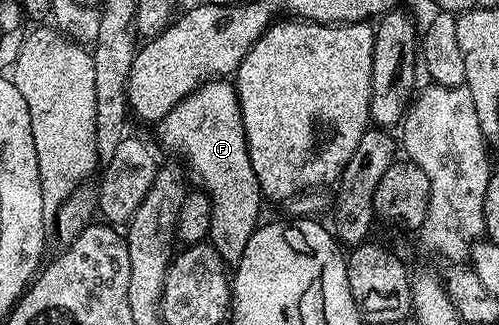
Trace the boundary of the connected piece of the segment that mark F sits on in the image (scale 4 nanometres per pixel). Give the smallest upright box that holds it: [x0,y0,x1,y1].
[153,77,265,265]

